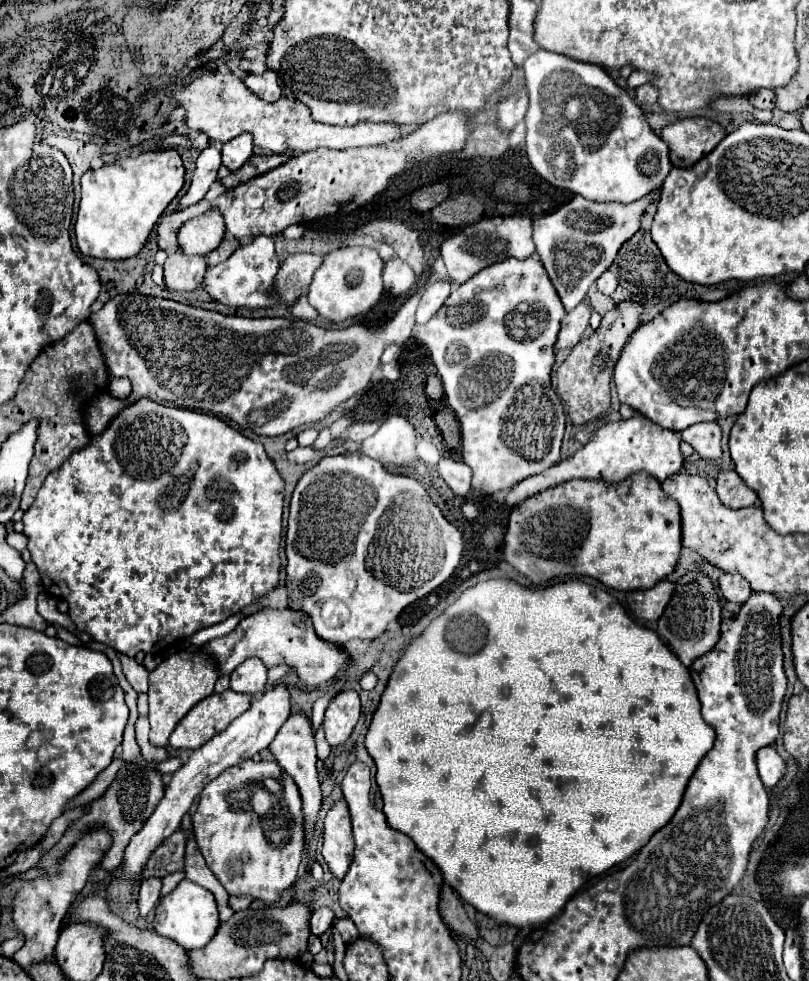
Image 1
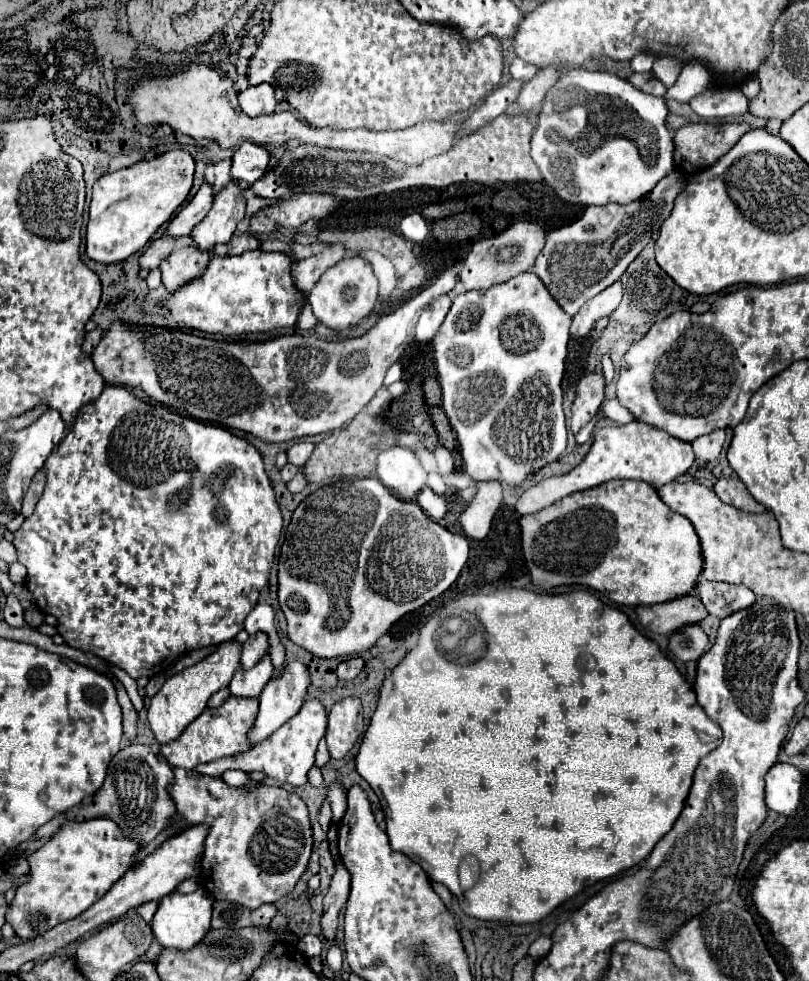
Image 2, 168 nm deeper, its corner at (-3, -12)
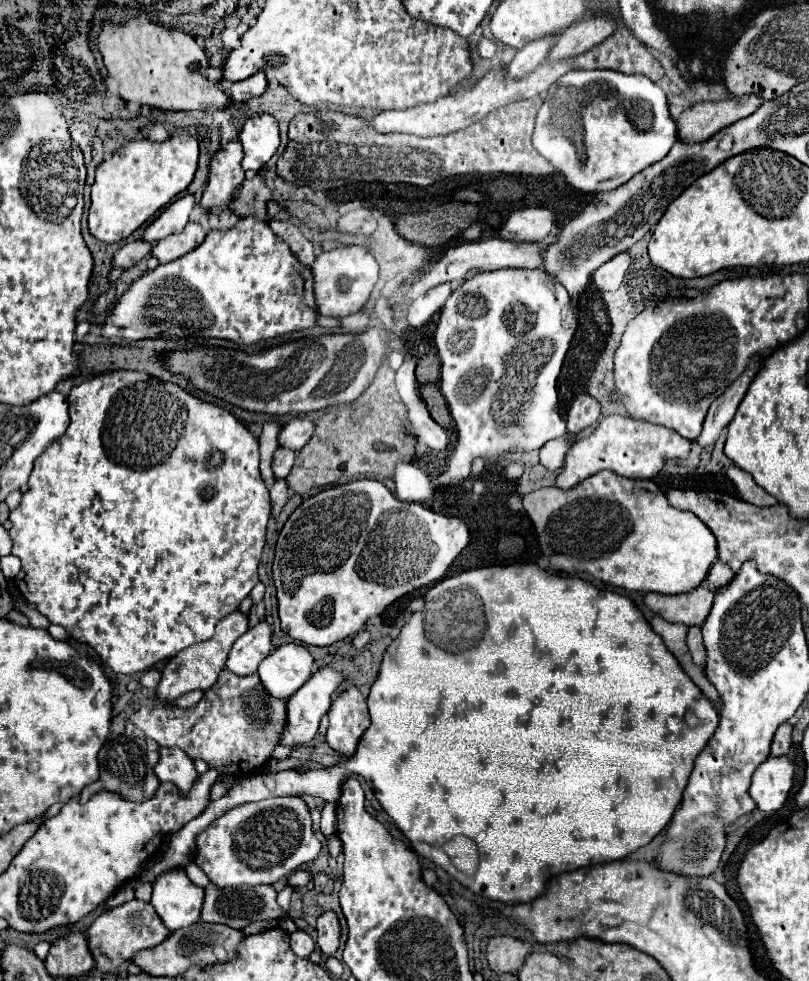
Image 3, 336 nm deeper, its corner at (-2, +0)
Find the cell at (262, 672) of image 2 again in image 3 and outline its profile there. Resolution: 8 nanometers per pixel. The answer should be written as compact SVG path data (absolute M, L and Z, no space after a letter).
M260 622L254 630L250 628L244 636L240 636L230 654L228 654L228 662L226 668L238 676L250 676L256 674L258 664L270 654L272 644L272 628L268 626L268 622Z

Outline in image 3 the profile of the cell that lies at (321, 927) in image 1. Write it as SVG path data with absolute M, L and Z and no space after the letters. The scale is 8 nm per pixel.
M296 930L294 934L290 934L290 946L294 950L296 956L302 956L302 958L308 958L310 952L316 948L316 942L312 940L312 936L304 930Z

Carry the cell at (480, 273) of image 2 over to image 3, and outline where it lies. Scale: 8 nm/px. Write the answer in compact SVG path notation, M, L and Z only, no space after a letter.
M522 208L510 214L496 236L508 242L540 242L552 232L554 214L548 208Z

